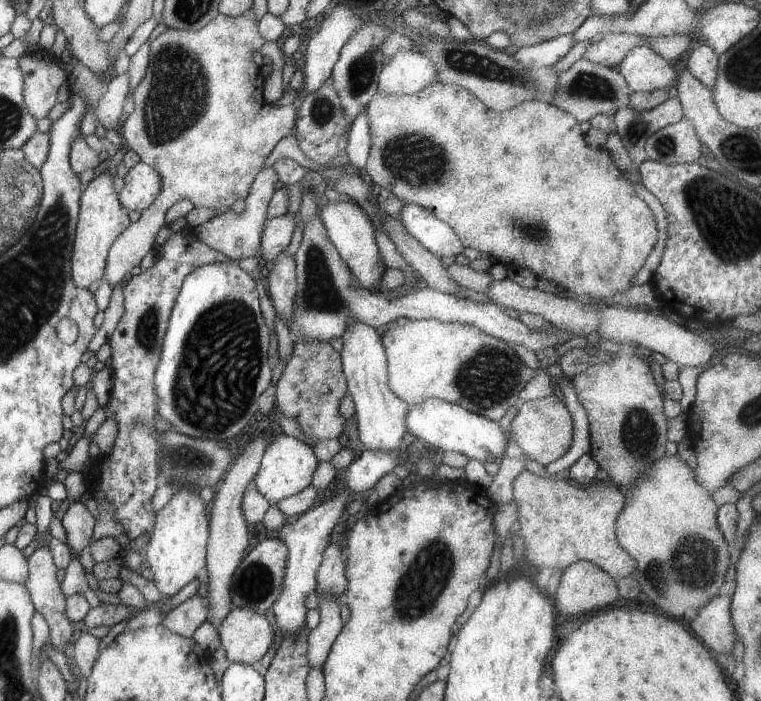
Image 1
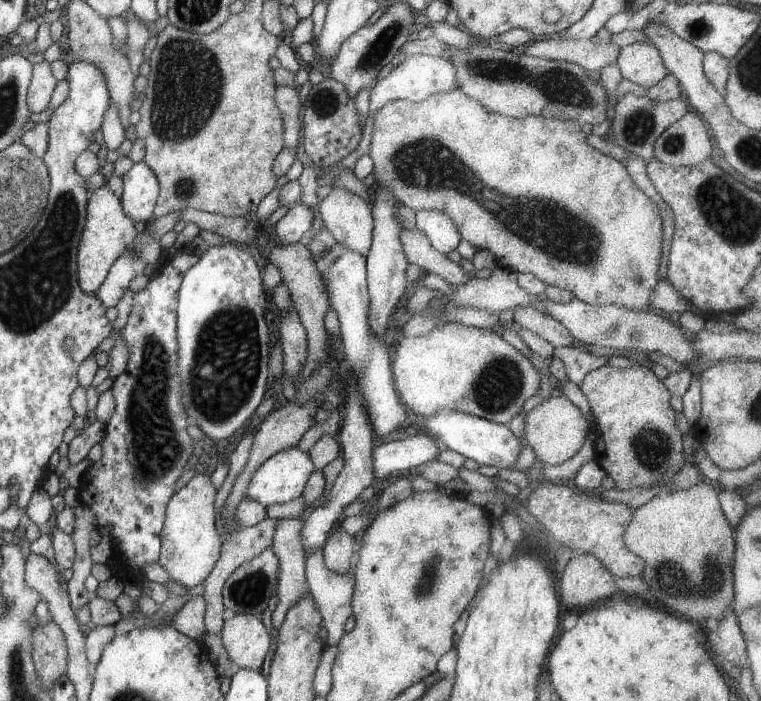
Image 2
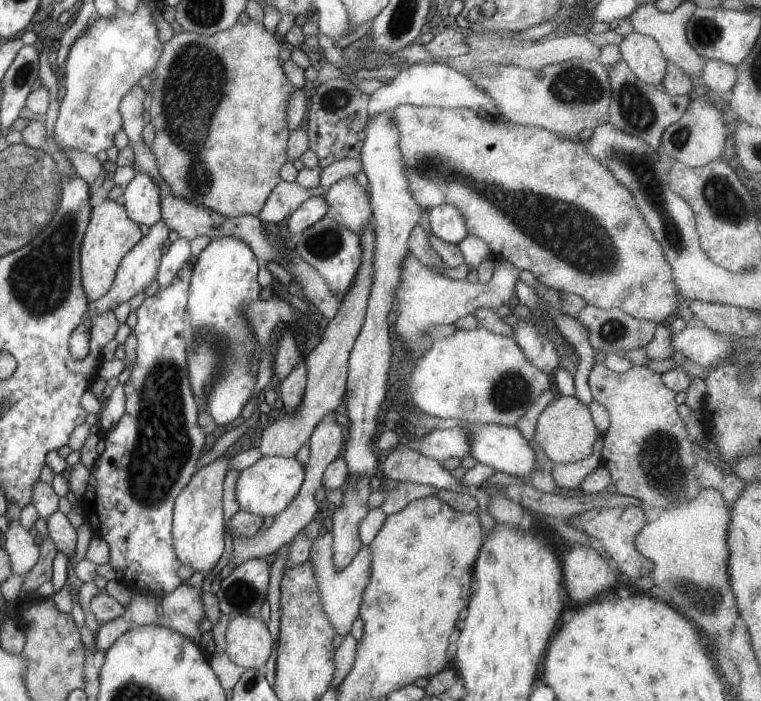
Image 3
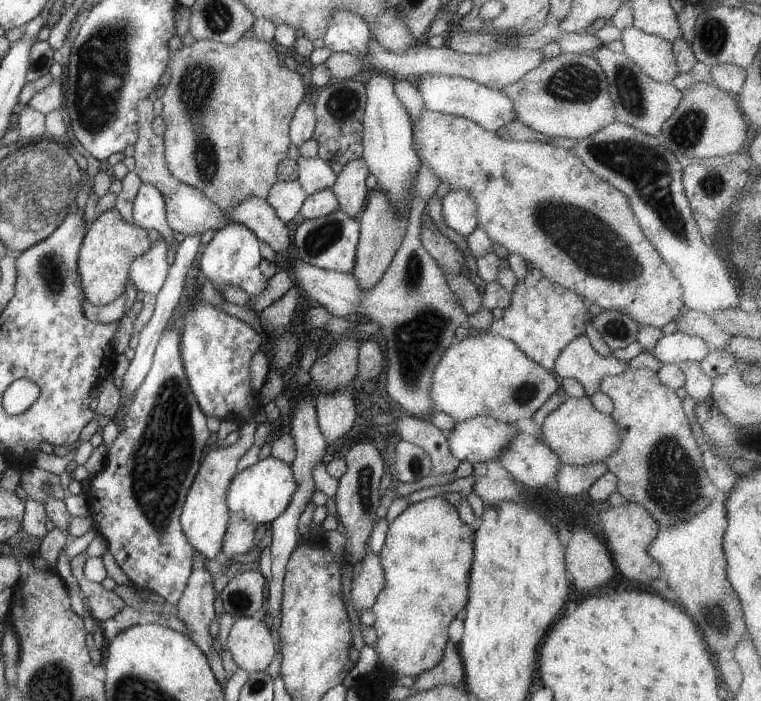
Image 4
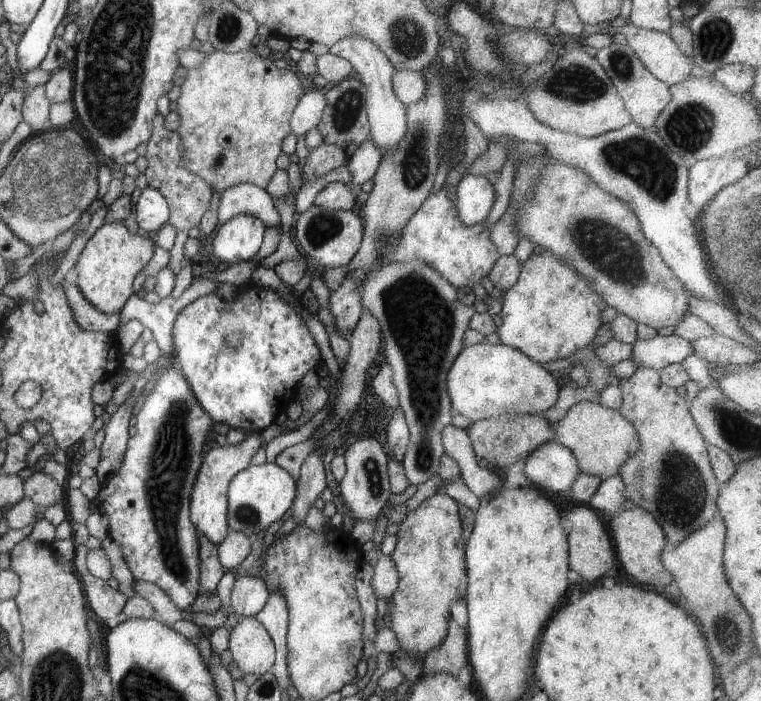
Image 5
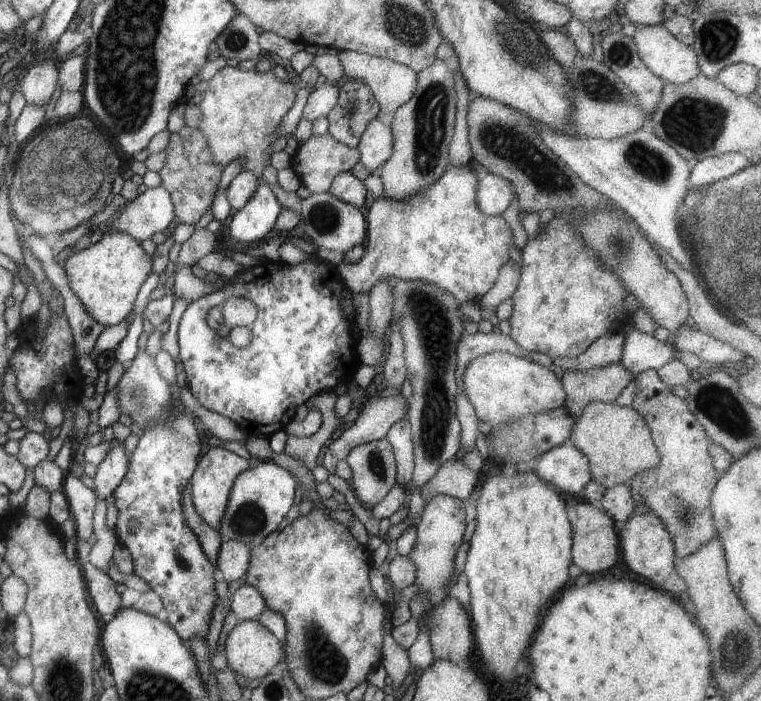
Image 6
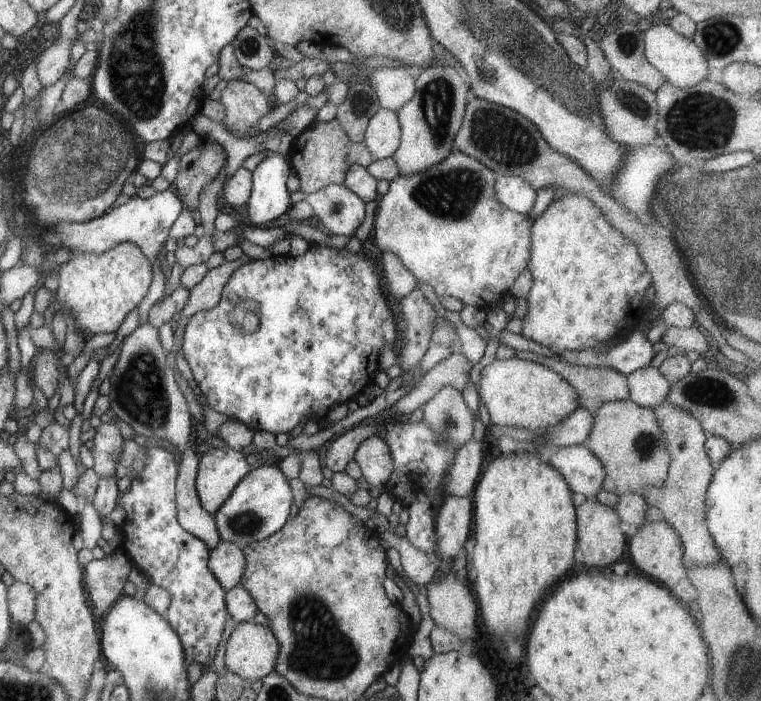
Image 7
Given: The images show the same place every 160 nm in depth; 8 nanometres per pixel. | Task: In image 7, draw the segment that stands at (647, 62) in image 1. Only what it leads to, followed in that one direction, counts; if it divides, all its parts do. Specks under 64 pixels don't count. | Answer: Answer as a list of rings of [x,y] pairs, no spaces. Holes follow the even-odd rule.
[[[656,21],[643,32],[643,56],[650,66],[653,66],[669,85],[686,88],[704,80],[708,75],[707,62],[701,50],[689,38],[683,38],[671,30],[667,22]]]

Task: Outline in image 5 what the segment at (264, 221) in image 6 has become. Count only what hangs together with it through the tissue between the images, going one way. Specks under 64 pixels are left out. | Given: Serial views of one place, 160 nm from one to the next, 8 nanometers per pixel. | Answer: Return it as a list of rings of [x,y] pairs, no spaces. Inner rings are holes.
[[[247,213],[232,216],[224,222],[212,241],[212,253],[227,264],[253,259],[264,235],[259,217]]]

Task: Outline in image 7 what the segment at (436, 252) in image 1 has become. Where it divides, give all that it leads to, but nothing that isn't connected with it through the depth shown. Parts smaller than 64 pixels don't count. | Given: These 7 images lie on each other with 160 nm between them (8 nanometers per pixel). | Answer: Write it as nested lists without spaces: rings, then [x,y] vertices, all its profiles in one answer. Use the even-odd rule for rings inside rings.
[[[507,175],[493,182],[493,198],[501,208],[526,214],[535,202],[536,192],[521,178]]]

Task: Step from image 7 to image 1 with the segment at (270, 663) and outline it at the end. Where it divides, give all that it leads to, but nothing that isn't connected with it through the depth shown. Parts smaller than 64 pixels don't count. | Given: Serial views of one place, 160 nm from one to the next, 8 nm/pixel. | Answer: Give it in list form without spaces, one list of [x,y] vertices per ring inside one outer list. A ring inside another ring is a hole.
[[[232,607],[218,627],[221,648],[230,663],[251,666],[258,664],[272,644],[274,632],[263,613],[250,612],[245,608]]]

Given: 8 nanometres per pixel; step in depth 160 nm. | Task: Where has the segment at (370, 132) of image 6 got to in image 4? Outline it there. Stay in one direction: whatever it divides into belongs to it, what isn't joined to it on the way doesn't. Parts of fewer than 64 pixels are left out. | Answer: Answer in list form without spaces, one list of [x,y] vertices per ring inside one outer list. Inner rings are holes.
[[[361,157],[346,162],[340,168],[341,172],[330,189],[337,199],[339,210],[354,218],[362,211],[369,195],[369,189],[365,187],[369,169]]]

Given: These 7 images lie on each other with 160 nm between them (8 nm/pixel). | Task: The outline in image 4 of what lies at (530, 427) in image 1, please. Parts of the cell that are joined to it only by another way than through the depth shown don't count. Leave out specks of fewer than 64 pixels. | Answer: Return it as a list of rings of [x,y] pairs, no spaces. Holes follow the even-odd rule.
[[[585,394],[580,397],[567,397],[539,426],[543,442],[559,457],[563,465],[598,463],[620,445],[620,434],[615,421],[610,415],[595,410]]]

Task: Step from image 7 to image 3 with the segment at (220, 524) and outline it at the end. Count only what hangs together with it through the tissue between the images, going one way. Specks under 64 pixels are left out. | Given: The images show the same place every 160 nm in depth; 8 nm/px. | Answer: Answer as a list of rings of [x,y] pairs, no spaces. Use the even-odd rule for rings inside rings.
[[[265,456],[242,469],[235,484],[235,502],[240,510],[256,516],[275,517],[287,508],[287,504],[298,494],[304,480],[304,466],[293,456]]]

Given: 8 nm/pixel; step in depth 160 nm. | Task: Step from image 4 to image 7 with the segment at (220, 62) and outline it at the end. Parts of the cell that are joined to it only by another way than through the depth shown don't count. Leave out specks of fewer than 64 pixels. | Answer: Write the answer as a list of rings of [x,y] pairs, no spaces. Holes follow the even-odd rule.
[[[229,80],[220,93],[217,102],[223,106],[225,114],[220,122],[228,133],[238,138],[261,134],[257,120],[279,105],[273,94],[266,98],[249,81]]]

